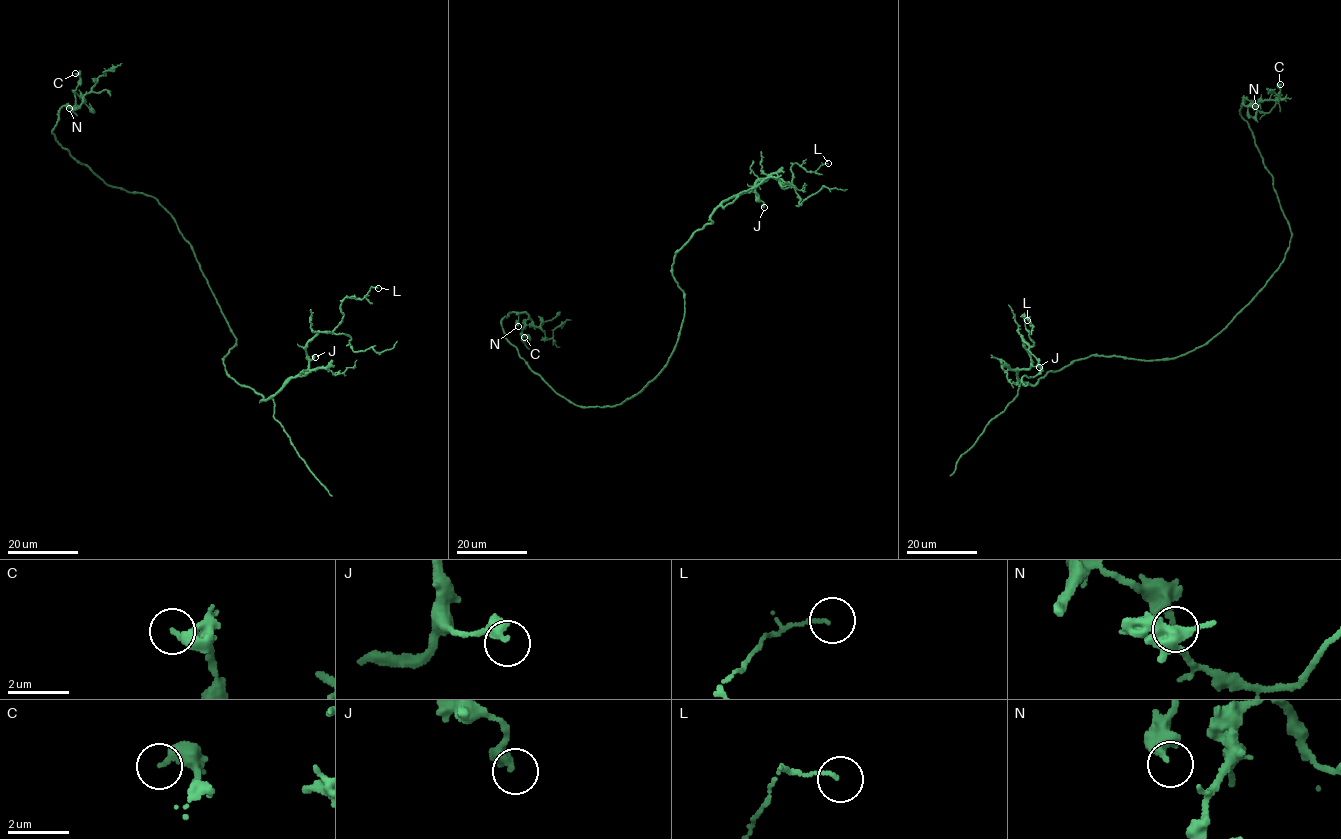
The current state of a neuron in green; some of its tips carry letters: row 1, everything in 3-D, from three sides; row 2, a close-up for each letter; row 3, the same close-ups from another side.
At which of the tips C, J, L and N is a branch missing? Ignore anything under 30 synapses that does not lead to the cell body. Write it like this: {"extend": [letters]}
{"extend": []}

